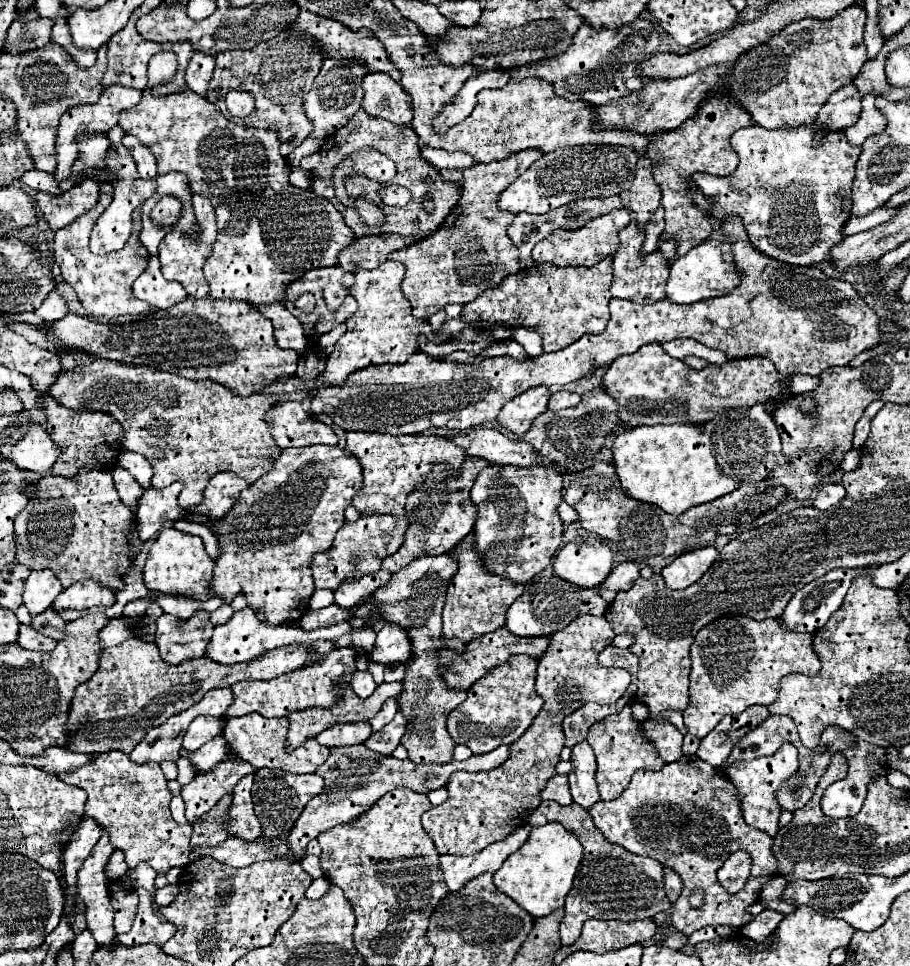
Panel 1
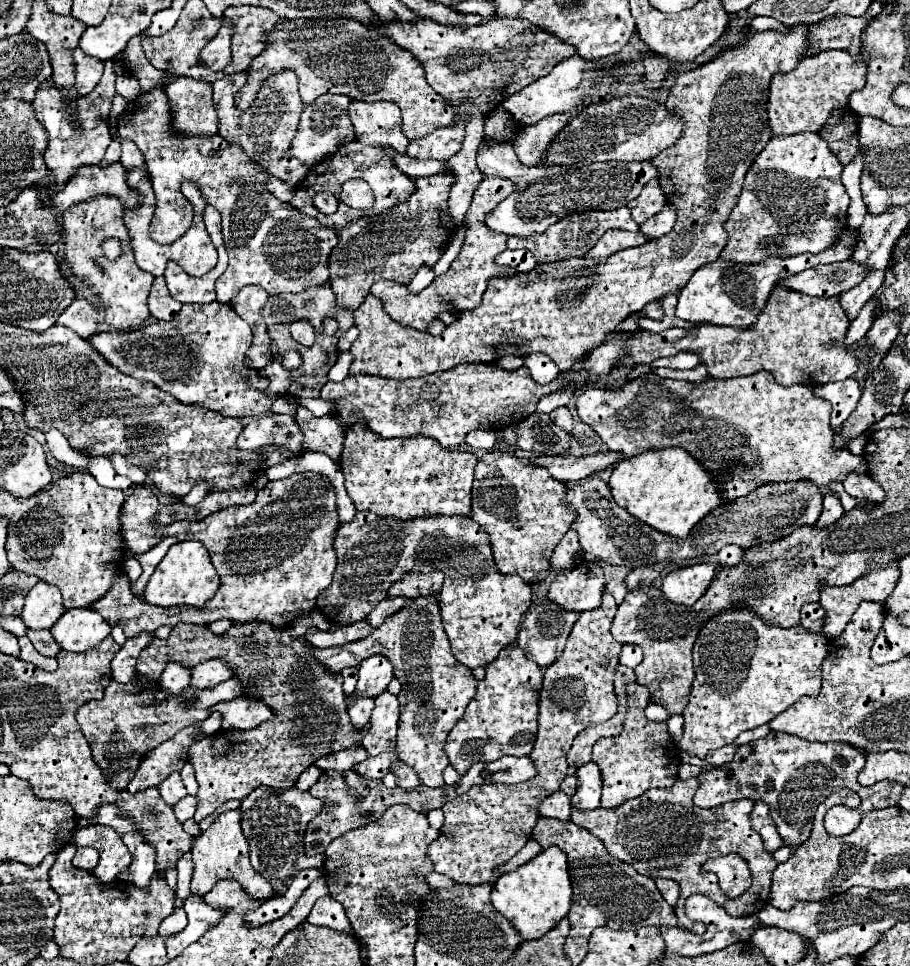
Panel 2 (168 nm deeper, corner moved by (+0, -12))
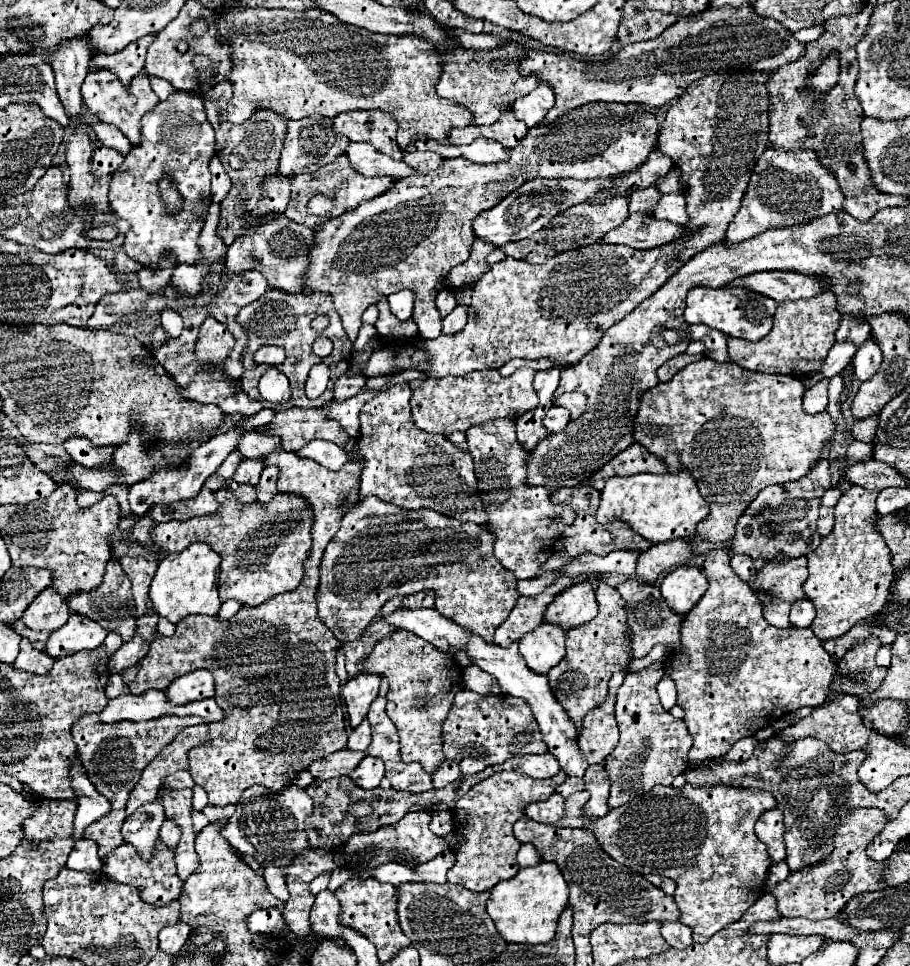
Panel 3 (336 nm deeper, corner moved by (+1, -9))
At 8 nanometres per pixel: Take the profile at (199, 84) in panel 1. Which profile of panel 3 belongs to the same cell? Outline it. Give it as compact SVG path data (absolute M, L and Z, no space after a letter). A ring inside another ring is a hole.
M174 90L164 102L158 102L142 116L142 142L130 150L122 166L114 172L110 184L112 210L130 222L122 246L130 258L150 268L158 268L166 256L174 258L176 264L200 264L204 256L198 238L212 202L208 160L214 154L214 128L206 118L202 94ZM164 172L174 178L174 184L184 198L182 210L174 216L164 212L158 196L156 182Z

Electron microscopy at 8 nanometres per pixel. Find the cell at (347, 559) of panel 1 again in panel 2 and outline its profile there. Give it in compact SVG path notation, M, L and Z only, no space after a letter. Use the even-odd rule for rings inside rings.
M357 511L351 521L339 523L333 545L337 553L333 583L325 591L321 591L317 599L317 609L327 617L329 623L349 625L363 621L369 609L373 609L383 597L387 597L389 587L401 581L405 573L443 571L445 583L439 595L441 621L455 659L469 669L489 665L503 647L515 643L521 617L531 605L531 587L519 575L501 575L497 571L489 545L489 535L471 517L415 517L401 521L393 517L381 517L371 511Z

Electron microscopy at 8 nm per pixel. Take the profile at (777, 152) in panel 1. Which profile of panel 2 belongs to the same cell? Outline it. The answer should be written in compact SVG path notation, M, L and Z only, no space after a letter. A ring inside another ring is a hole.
M799 133L791 137L773 135L765 149L757 155L755 163L749 167L739 203L725 223L729 243L725 245L721 259L733 263L759 263L769 257L767 251L759 251L759 243L763 243L763 239L779 239L779 243L783 243L791 255L821 253L829 249L835 243L835 235L847 229L849 195L841 183L841 171L843 167L839 159L835 159L827 143L817 133Z

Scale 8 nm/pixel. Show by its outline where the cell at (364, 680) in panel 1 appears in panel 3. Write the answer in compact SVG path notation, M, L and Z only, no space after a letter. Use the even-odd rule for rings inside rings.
M362 720L362 724L352 730L352 734L348 738L348 748L366 752L368 746L370 746L370 722Z

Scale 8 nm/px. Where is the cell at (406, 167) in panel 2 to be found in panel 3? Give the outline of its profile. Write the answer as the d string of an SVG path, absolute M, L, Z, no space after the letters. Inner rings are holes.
M350 144L346 150L350 166L364 176L390 176L394 180L412 176L414 168L406 166L402 160L392 160L390 156L374 150L372 144Z

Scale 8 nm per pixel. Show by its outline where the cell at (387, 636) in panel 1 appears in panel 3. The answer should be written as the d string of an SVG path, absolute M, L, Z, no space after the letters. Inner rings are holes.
M358 674L344 684L342 696L348 708L346 712L348 712L350 728L356 728L362 722L370 704L378 698L380 680L382 680L380 674Z

